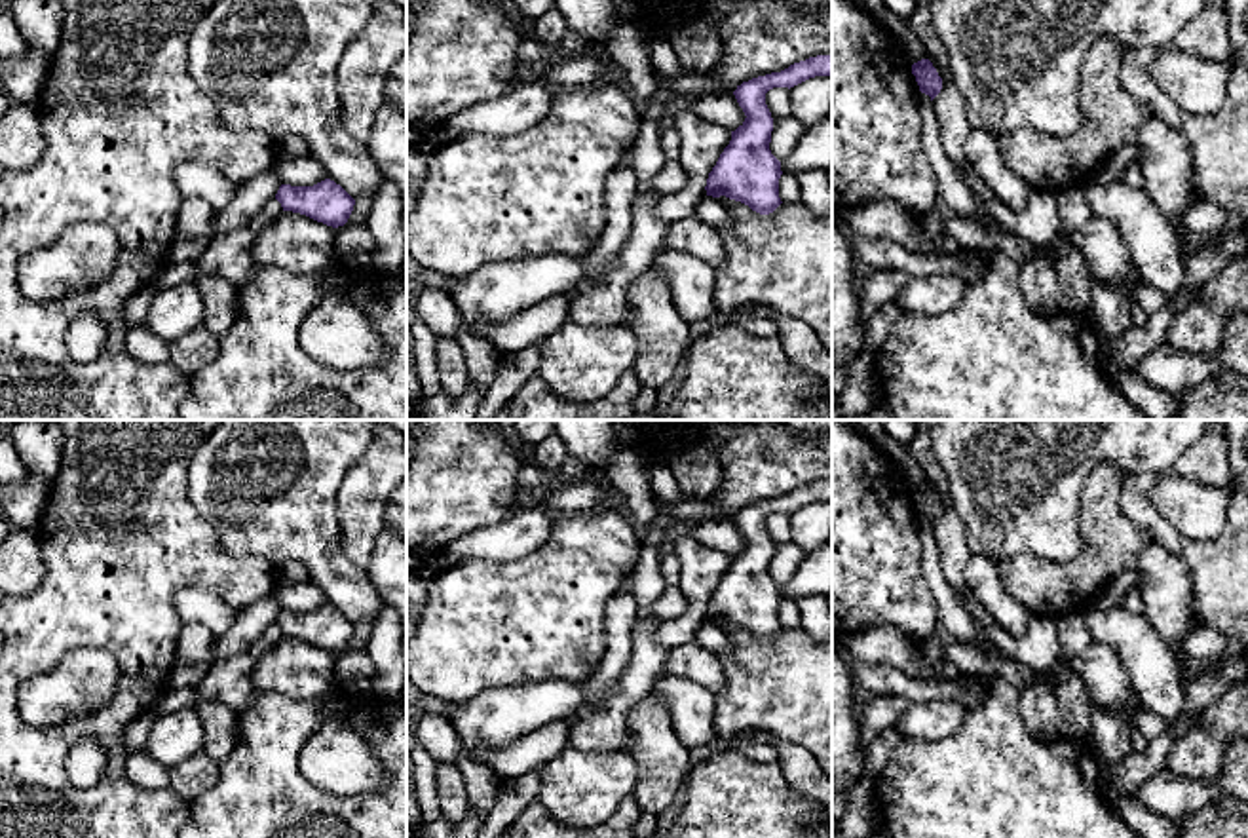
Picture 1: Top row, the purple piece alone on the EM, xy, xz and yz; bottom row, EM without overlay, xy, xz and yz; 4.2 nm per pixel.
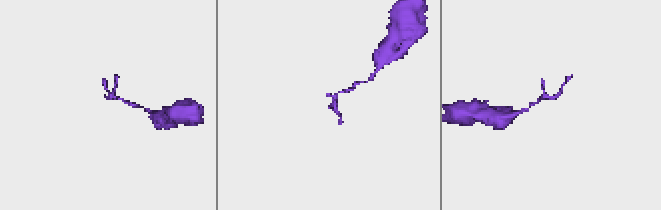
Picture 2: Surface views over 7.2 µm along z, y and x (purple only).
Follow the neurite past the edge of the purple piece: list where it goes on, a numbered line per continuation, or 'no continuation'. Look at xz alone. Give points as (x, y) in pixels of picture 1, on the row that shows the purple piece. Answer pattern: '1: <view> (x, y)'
no continuation

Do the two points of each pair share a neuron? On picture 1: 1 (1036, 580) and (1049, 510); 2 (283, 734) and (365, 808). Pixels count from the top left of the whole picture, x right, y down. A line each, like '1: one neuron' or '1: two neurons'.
1: two neurons
2: one neuron

